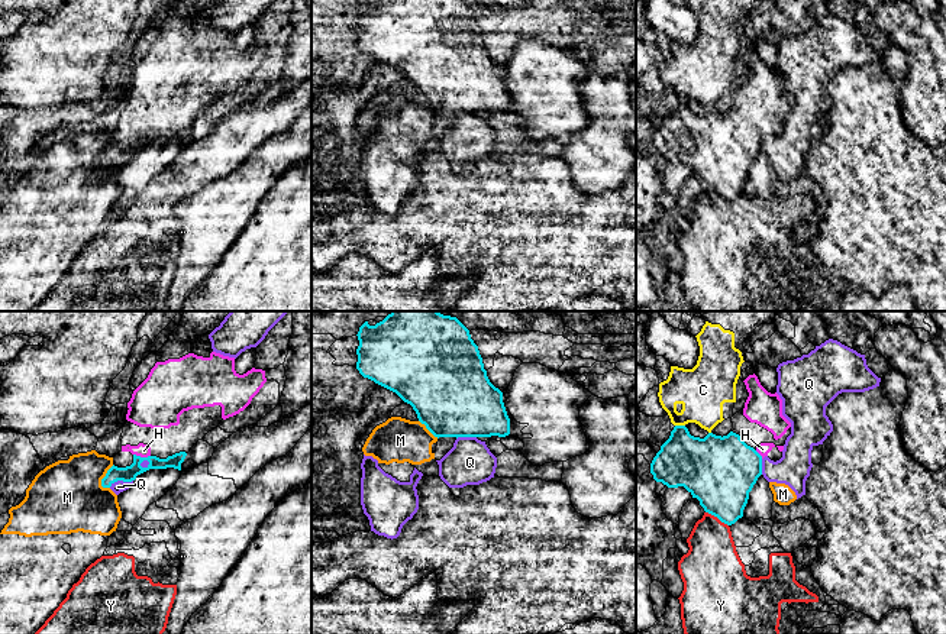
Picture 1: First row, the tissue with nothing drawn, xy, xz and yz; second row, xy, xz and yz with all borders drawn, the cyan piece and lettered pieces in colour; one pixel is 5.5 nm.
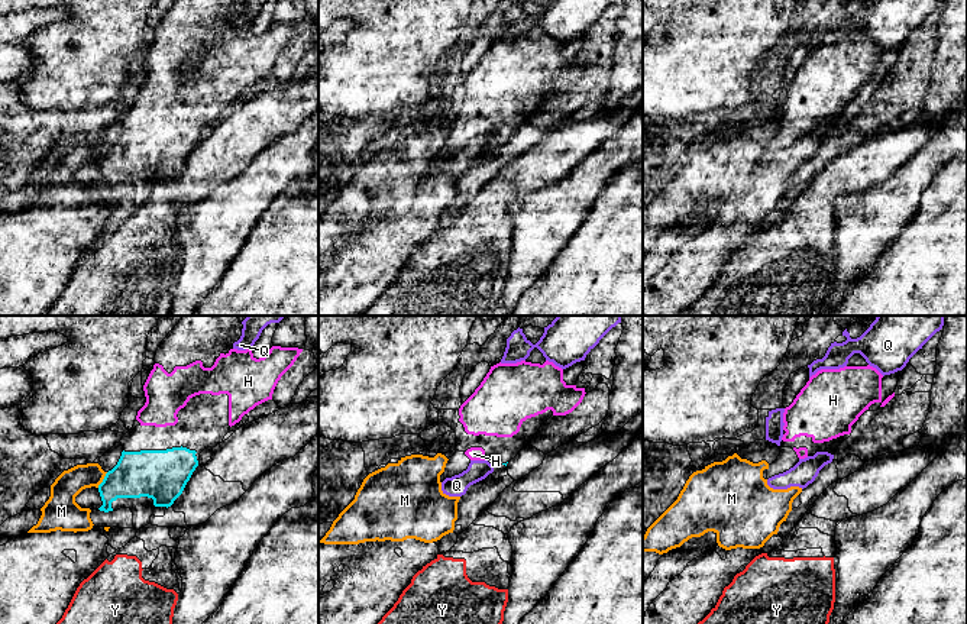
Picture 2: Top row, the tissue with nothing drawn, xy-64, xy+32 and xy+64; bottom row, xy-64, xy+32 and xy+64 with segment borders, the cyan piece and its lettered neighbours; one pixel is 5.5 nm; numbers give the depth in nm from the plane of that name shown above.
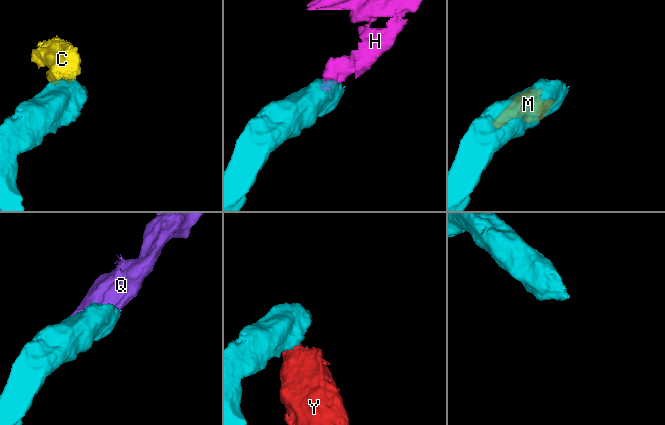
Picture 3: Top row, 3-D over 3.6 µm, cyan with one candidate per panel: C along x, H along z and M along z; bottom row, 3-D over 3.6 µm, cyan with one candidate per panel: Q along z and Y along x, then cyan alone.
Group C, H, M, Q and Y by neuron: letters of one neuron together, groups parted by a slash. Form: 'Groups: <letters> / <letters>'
Groups: C / H / M Q / Y

